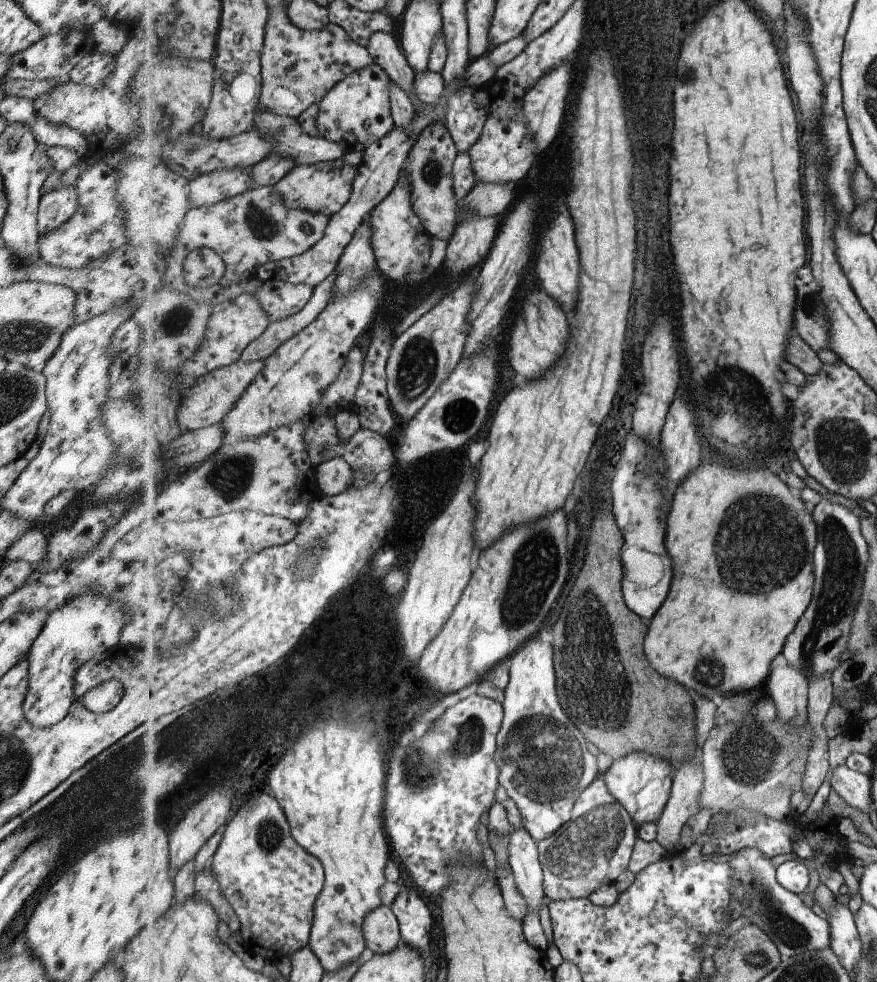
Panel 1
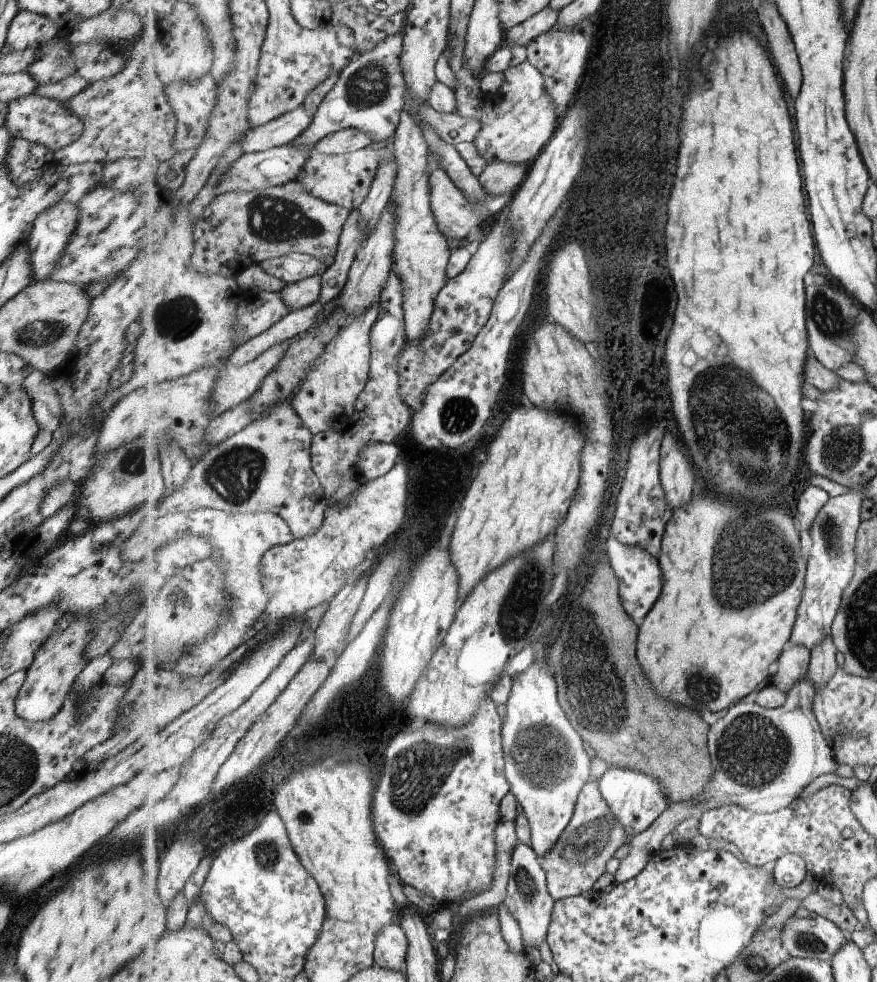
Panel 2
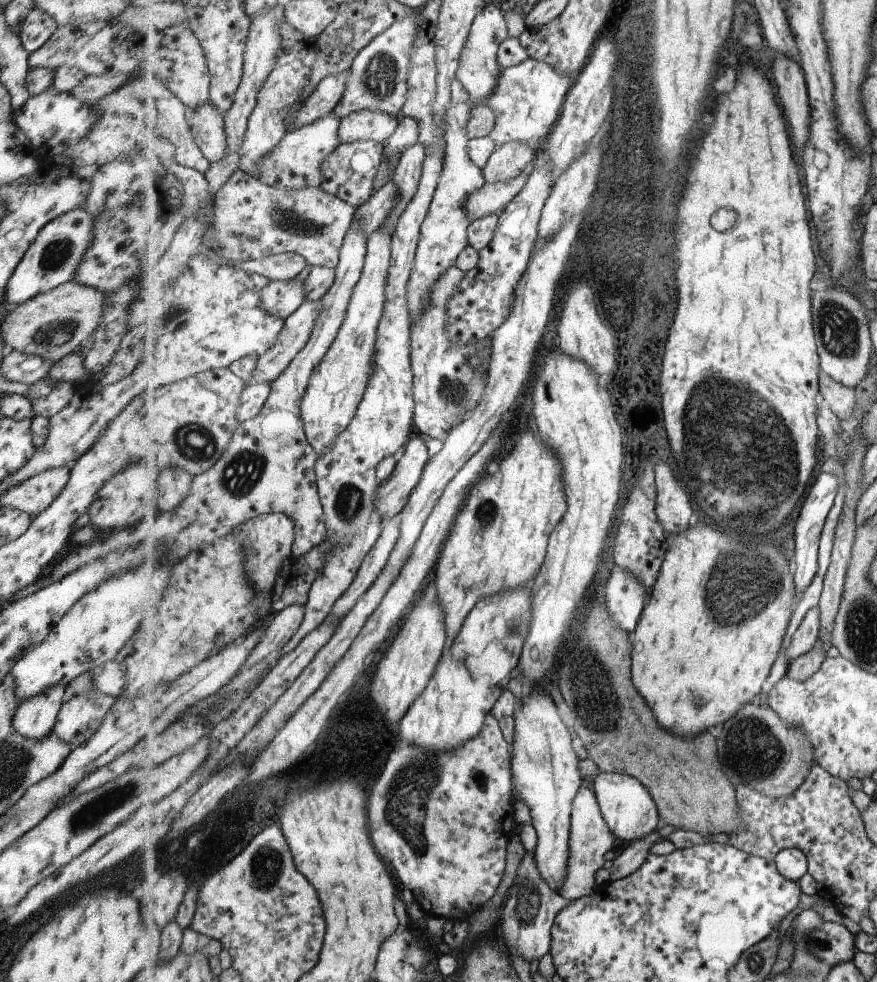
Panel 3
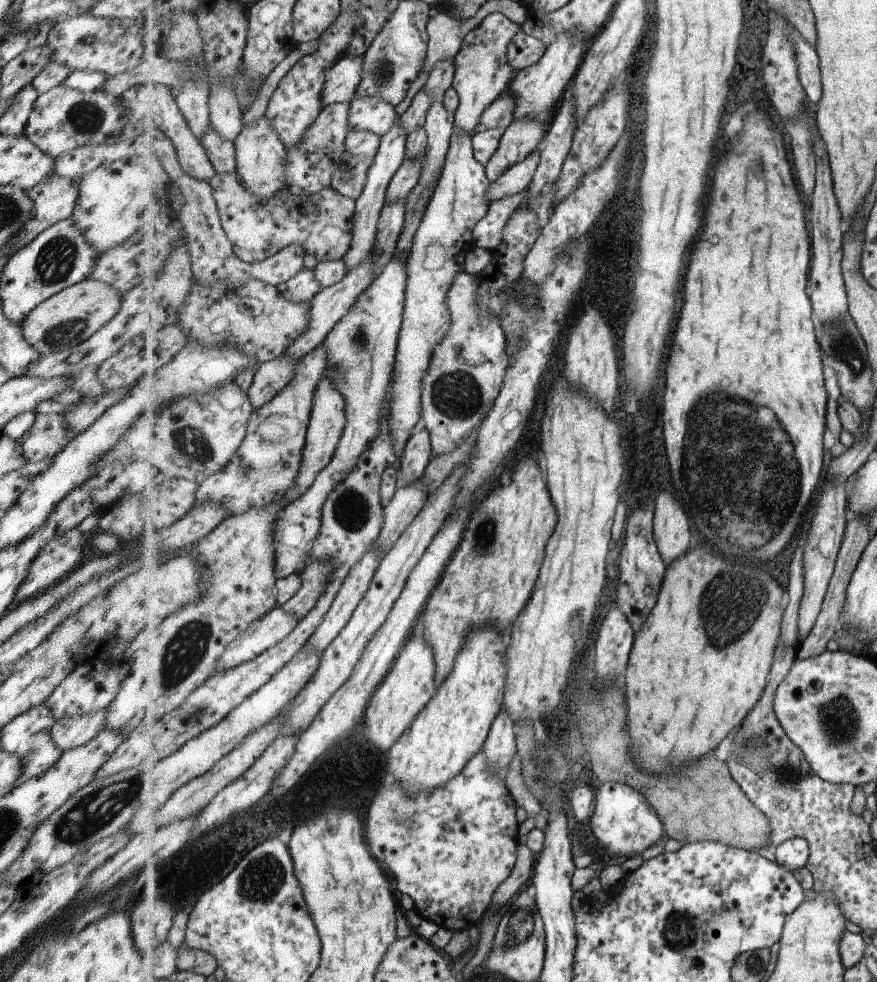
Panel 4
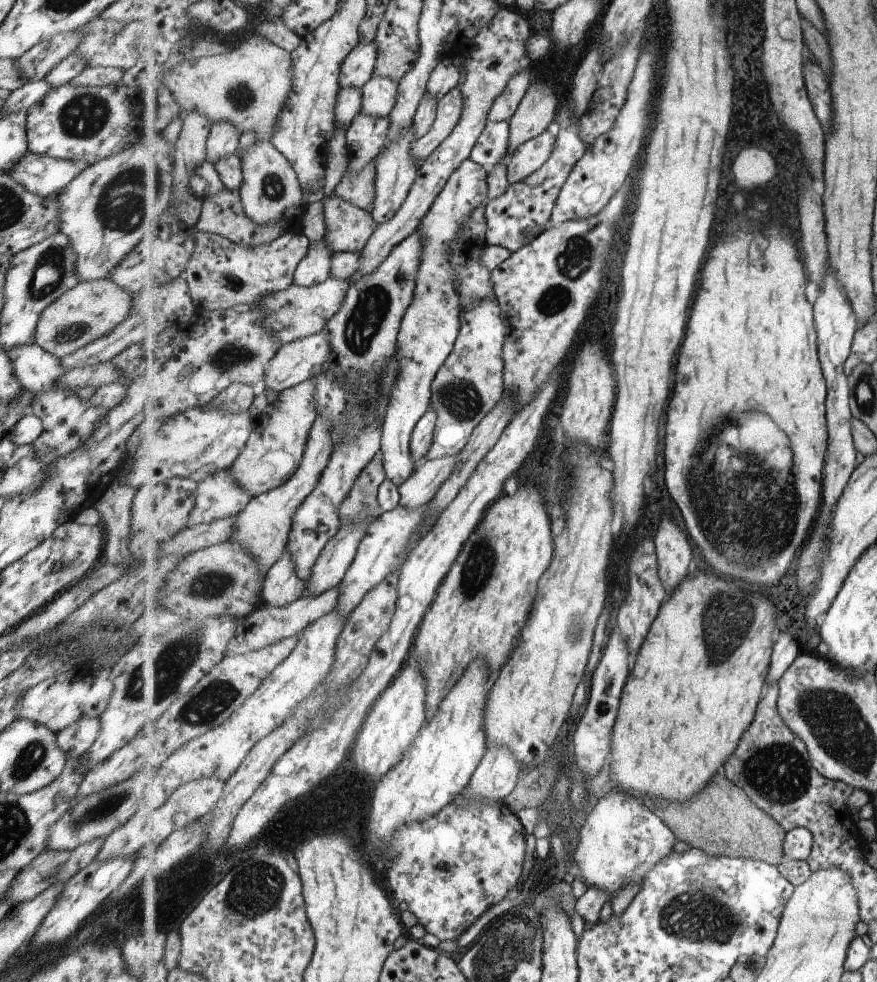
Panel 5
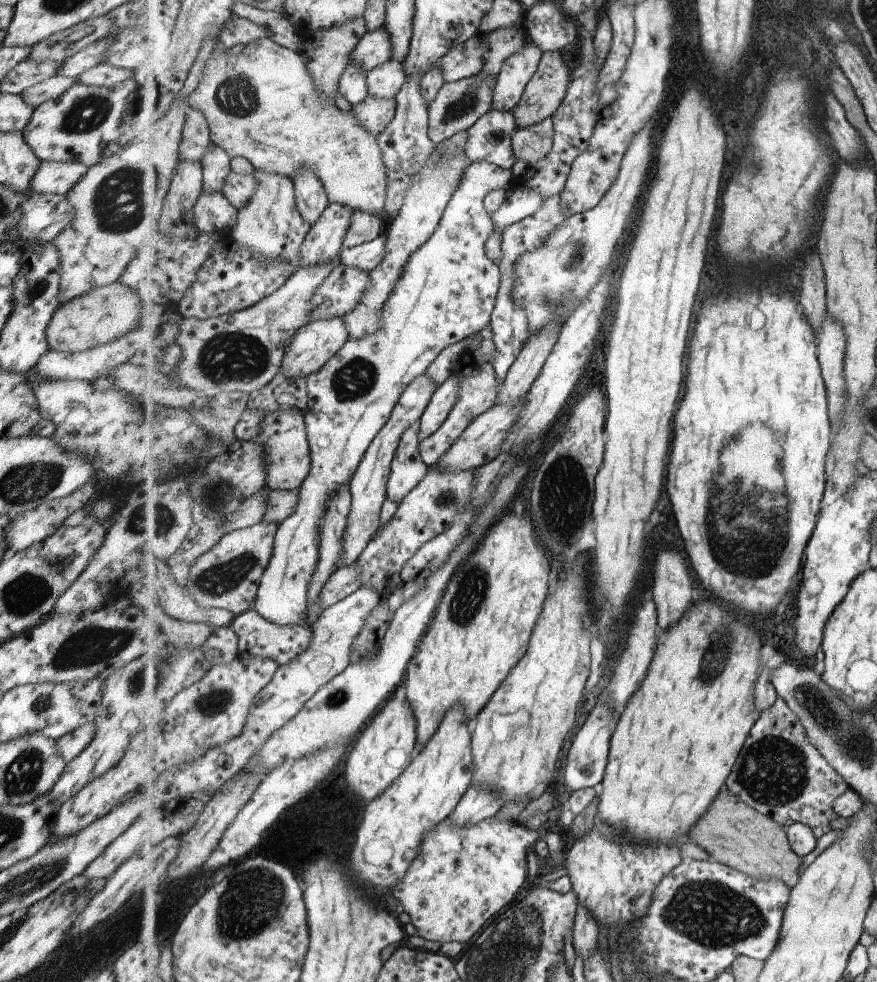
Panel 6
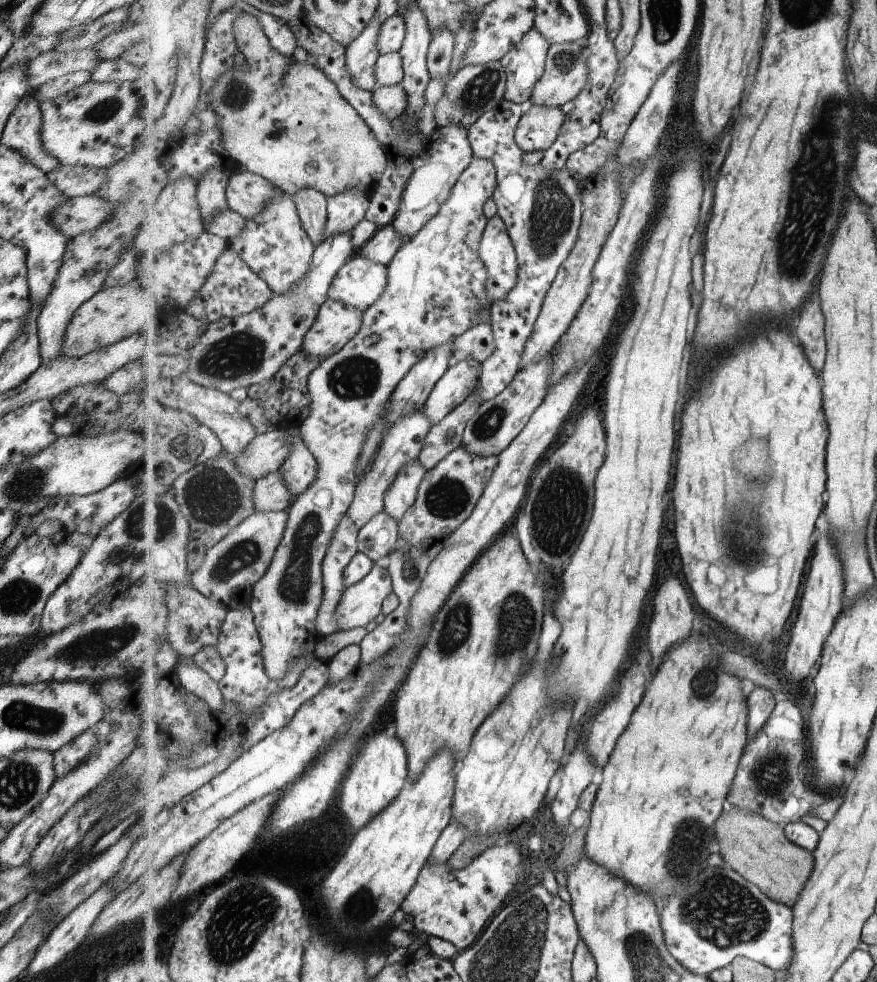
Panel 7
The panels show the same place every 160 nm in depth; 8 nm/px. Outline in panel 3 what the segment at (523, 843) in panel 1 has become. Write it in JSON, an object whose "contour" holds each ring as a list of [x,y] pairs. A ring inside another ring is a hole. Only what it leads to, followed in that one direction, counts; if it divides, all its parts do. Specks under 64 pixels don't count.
{"contour":[[[528,852],[520,862],[511,887],[507,890],[499,912],[502,942],[511,954],[519,953],[529,962],[543,958],[552,947],[552,928],[557,915],[569,904],[564,896],[554,891],[541,874],[534,853]]]}

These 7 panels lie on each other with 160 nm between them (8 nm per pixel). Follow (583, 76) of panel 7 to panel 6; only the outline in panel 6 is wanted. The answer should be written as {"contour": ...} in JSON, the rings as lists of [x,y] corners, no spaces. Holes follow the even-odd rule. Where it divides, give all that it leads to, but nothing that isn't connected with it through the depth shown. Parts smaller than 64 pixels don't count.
{"contour":[[[547,52],[542,56],[536,74],[529,81],[514,115],[518,128],[525,128],[553,117],[568,95],[570,84],[576,75],[569,76],[569,68],[559,52]]]}

